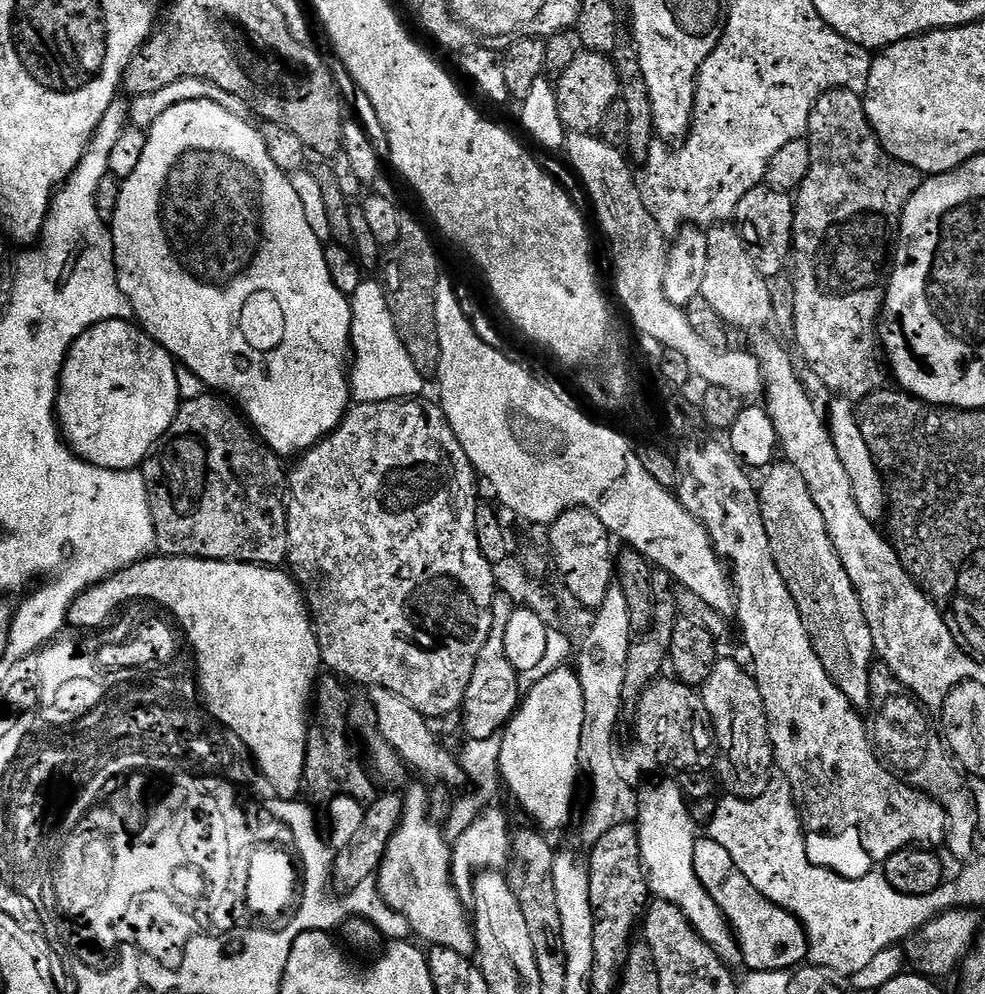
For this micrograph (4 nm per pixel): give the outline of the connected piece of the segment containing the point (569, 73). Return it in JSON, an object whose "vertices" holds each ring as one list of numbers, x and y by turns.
{"vertices":[[581,50,574,58,574,62,570,62,570,66,567,66,564,72,559,73,554,87,556,89,556,97,560,103,560,117,562,118,565,129,567,129,569,133,595,133,606,118,607,111,610,110,611,104,621,99,622,77,619,67,617,67,615,63,612,65,612,60,613,57,611,55]]}

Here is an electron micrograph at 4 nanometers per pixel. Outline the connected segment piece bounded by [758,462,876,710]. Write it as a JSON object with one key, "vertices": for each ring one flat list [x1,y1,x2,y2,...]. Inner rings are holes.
{"vertices":[[776,462,763,473,764,481,759,481,760,509,762,522,766,526,766,538,770,538,770,550,774,554,774,562,802,614,802,622,810,634,810,642,814,646,814,654,826,666,826,674,846,694,846,698,857,710,864,710,872,703,868,679,872,673,876,647,870,626,866,622,866,614,862,614,862,602,834,550,828,537,826,522,822,518,822,510,814,502,810,490,806,486,806,478,798,474,798,470,790,463]]}

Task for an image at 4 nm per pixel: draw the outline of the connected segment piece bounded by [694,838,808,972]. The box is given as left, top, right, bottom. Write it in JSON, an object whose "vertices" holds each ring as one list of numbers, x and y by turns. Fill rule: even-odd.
{"vertices":[[711,838,697,839,694,870,698,874,698,882,702,882,714,902,718,902,722,914,732,925,744,955,744,964,751,971,792,970,808,960,808,936,800,925,800,919,754,890,754,886,750,886,750,878,746,878,746,874,734,866,734,858,730,858,726,846,720,846]]}

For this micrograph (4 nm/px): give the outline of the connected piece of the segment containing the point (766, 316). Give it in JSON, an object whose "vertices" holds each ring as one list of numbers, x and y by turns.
{"vertices":[[725,222,707,229,708,234,708,251,706,253,706,279,702,282,702,290,700,295,706,298,706,302,710,302,710,306,714,306,714,310,718,310,718,314,724,319,724,323,728,325,729,329,736,330,736,328,756,328,752,330,760,330,763,324,768,324,772,320,772,288,769,277,763,276,758,270,758,266,752,260,752,253,748,251,748,244,740,237,739,227,733,226,731,223]]}

